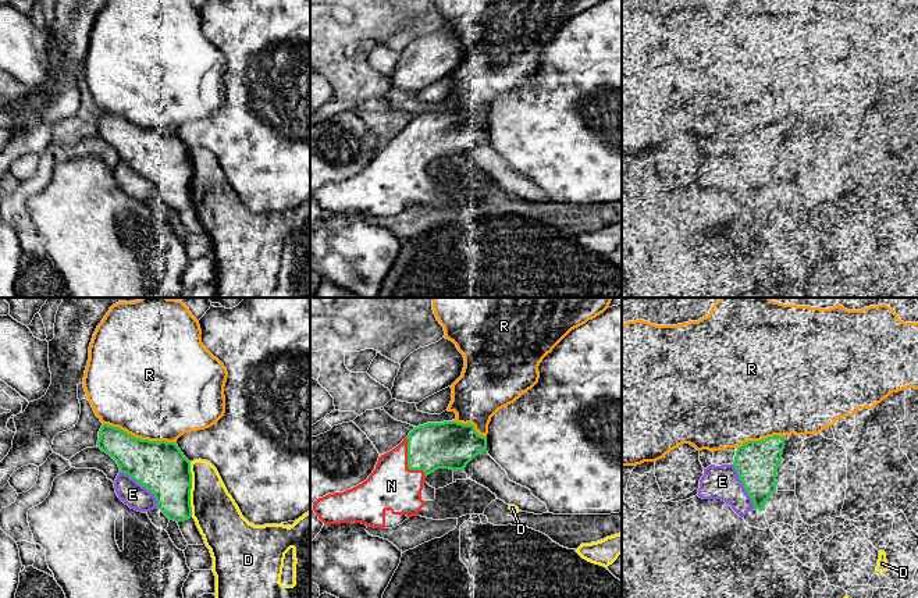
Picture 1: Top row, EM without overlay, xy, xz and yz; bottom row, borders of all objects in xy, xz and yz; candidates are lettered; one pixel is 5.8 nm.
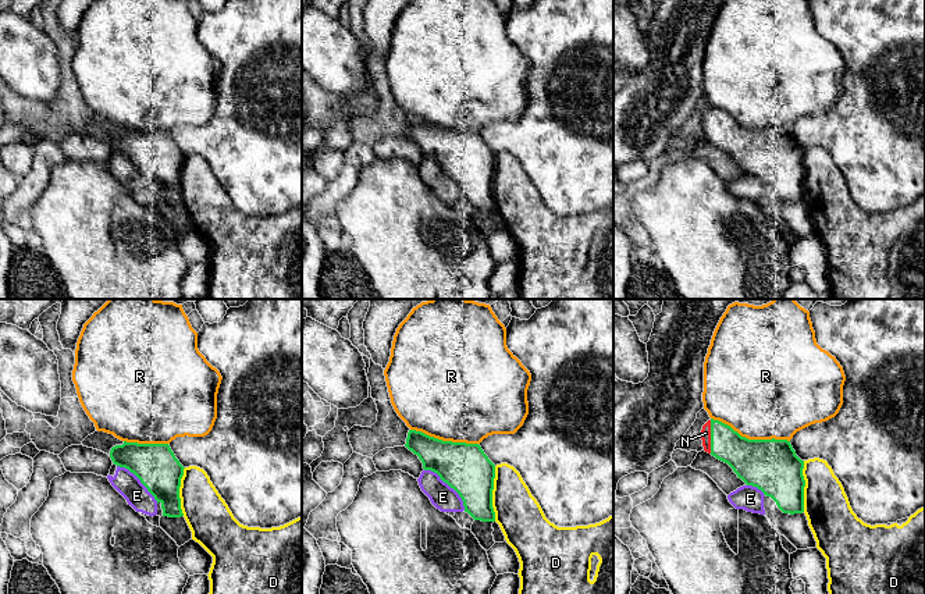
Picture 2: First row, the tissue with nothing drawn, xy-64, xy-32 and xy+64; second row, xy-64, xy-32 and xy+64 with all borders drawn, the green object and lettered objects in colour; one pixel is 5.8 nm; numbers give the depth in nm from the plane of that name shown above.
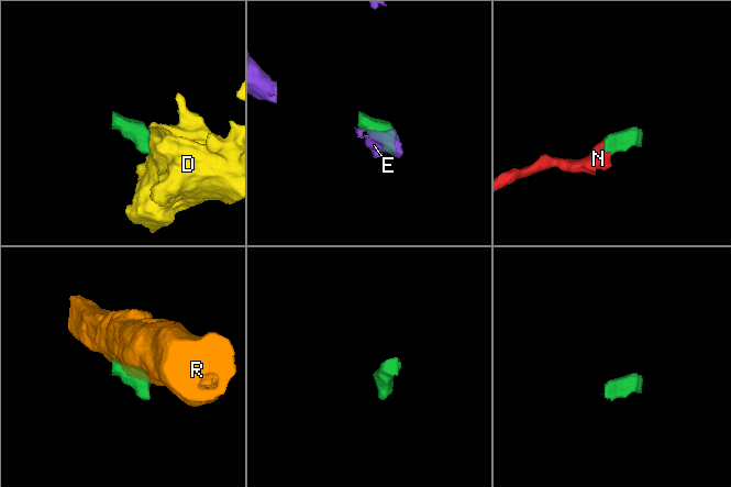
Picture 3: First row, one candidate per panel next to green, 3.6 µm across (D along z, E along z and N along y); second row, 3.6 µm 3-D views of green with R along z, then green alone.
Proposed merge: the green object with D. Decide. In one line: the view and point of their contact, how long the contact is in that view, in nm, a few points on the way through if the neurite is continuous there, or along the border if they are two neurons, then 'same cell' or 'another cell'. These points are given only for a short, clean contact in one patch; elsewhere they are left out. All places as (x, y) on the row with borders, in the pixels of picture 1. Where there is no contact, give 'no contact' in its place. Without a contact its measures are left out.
meets green in xy at (191, 488); contact 320 nm long; another cell

